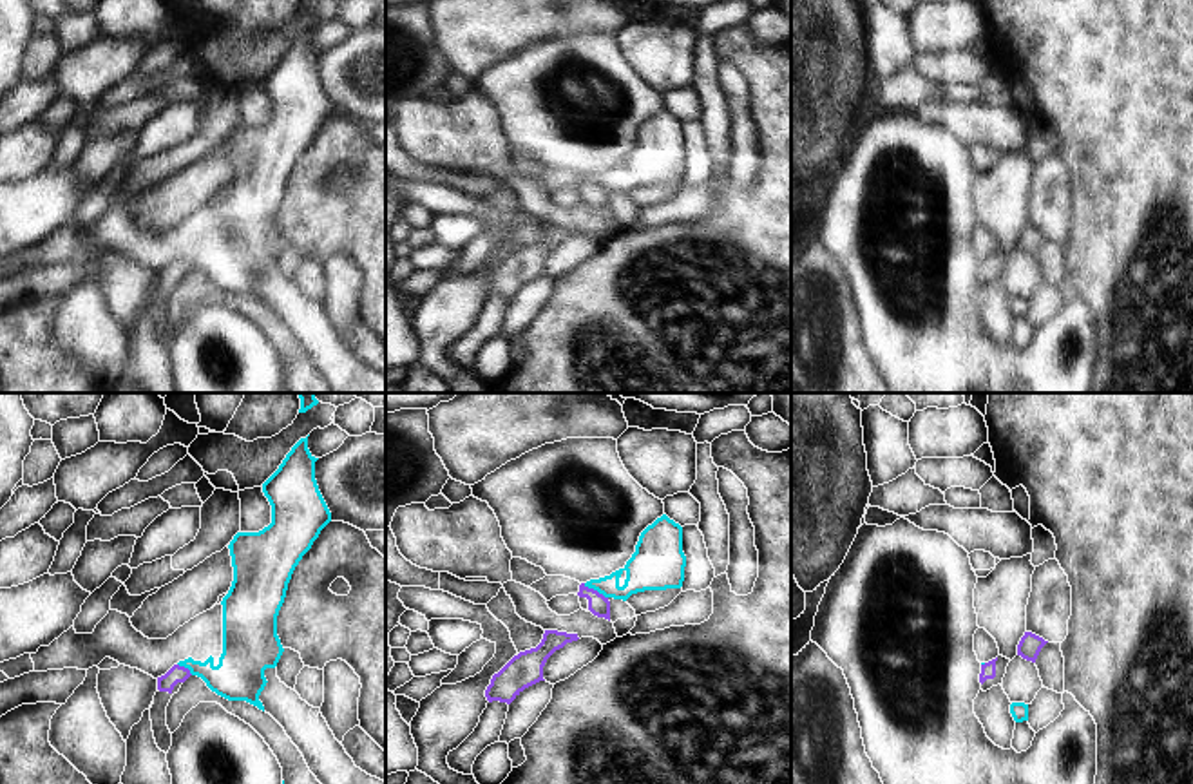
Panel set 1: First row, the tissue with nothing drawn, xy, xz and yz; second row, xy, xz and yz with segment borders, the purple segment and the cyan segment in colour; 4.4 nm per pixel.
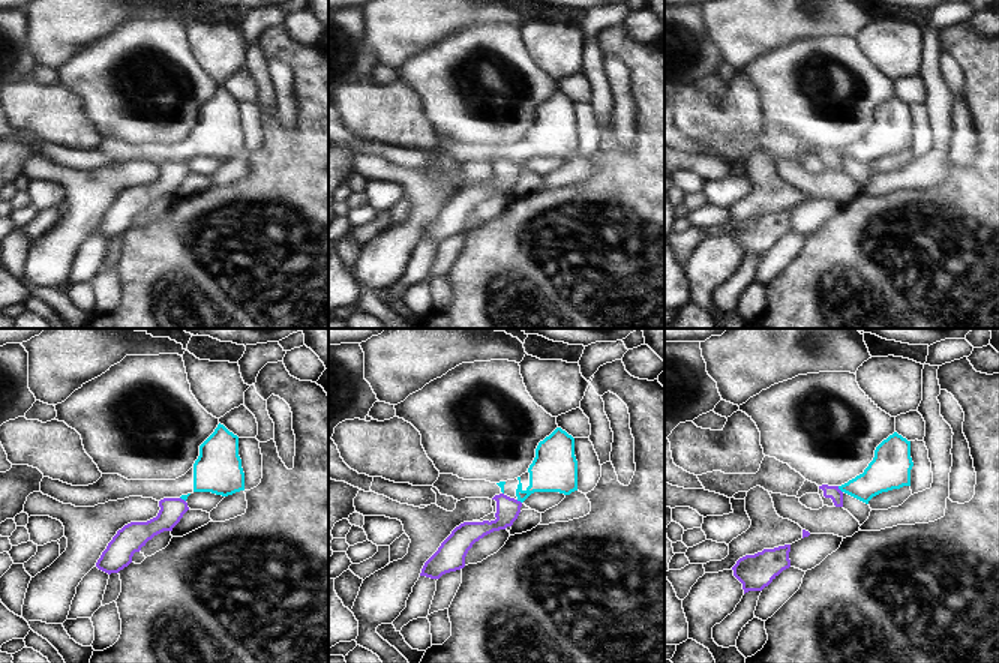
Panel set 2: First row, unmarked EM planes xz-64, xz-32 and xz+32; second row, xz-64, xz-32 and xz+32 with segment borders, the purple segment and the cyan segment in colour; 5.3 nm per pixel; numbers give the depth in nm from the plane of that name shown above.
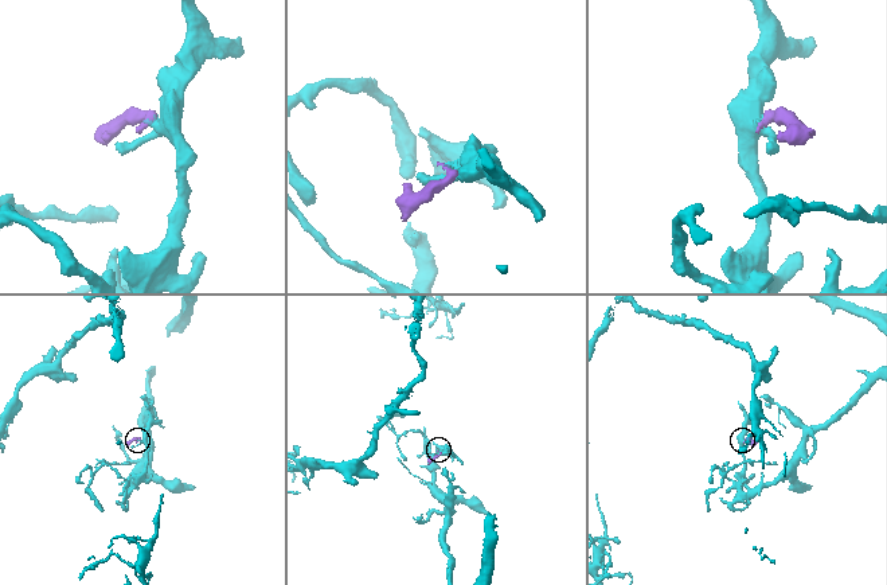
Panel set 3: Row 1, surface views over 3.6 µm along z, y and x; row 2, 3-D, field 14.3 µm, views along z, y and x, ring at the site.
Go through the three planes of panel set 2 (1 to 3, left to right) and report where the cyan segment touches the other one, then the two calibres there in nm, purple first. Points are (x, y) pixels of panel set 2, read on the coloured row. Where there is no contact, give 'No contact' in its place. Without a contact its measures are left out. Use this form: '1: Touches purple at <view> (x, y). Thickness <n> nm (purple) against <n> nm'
1: Touches purple at xz-64 (183, 500). Thickness 130 nm (purple) against 30 nm
2: Touches purple at xz-32 (519, 501). Thickness 130 nm (purple) against 240 nm
3: Touches purple at xz+32 (839, 489). Thickness 70 nm (purple) against 190 nm

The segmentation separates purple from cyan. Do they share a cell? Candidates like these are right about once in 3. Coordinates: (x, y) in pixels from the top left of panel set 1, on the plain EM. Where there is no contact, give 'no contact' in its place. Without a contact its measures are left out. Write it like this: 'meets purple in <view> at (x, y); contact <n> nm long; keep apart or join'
meets purple in xz at (596, 185); contact 130 nm long; keep apart

